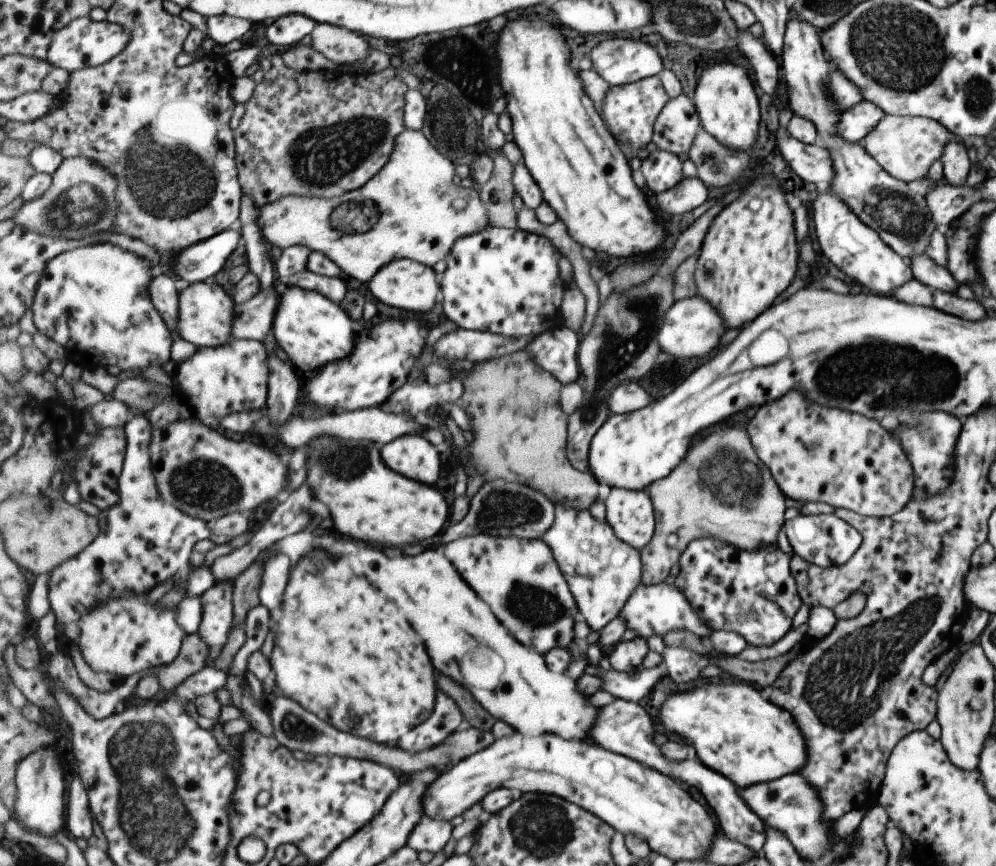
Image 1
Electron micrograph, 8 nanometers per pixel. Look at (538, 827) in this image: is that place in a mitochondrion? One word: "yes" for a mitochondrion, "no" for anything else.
yes

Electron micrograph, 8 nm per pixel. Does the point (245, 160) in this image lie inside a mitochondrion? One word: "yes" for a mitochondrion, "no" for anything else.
no

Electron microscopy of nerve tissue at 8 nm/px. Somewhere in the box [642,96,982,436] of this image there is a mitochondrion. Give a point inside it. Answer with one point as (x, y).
(887, 375)

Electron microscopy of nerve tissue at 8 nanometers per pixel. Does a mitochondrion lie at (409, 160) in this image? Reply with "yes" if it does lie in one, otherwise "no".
no

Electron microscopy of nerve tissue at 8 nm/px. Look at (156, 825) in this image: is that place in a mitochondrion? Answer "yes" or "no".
yes

